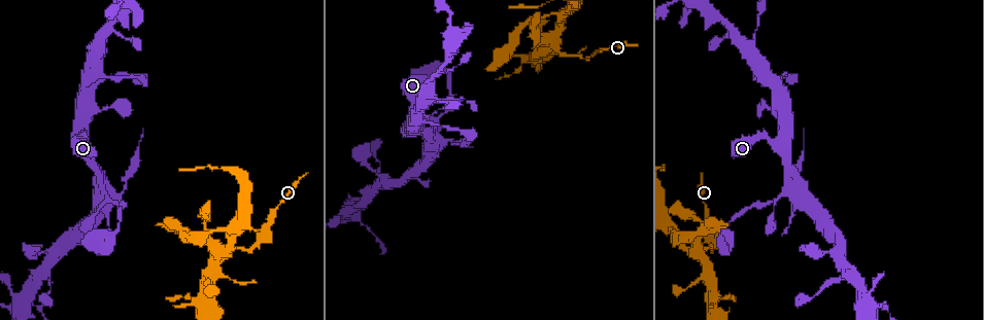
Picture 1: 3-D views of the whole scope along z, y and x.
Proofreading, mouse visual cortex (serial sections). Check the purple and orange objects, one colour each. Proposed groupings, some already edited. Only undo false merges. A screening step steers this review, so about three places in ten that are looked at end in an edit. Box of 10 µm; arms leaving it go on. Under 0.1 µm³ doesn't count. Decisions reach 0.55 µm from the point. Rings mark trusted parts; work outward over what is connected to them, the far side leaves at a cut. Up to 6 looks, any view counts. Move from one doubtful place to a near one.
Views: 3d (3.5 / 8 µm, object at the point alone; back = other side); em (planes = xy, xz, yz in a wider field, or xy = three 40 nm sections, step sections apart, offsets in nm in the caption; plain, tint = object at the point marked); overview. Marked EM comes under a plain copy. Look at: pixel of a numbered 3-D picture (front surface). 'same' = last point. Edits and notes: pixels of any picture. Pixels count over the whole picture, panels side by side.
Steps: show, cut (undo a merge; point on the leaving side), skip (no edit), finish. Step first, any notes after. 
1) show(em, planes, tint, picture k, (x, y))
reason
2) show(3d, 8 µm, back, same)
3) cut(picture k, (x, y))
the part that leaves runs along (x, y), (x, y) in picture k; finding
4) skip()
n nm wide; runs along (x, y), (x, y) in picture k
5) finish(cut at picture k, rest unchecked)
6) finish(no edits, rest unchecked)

show(3d, 3.5 µm, picture 1, (361, 221))
abrupt turn

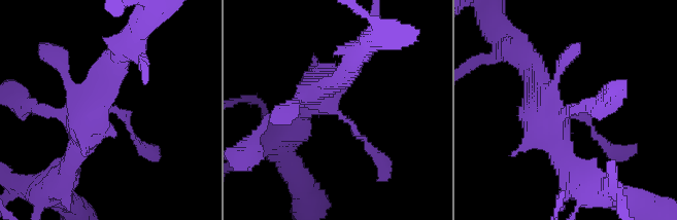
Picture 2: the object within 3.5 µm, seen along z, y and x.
show(em, xy, step 1, tint, picture 2, (339, 115))

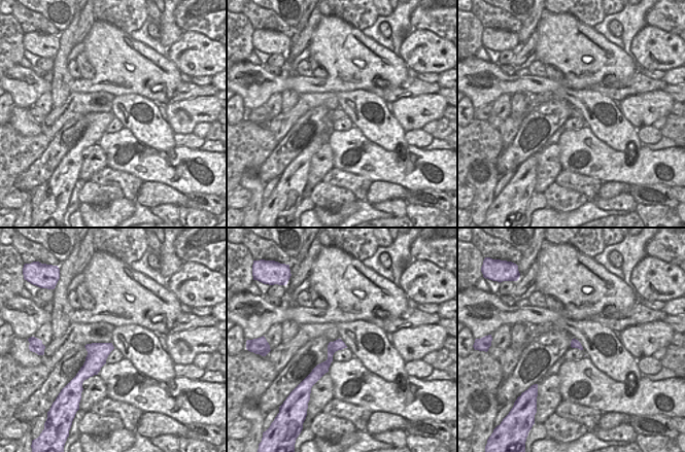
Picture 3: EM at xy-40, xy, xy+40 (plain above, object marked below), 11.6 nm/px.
skip()
runs along (339, 342), (315, 378) in picture 3; continuous, no second cell

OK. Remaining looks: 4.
show(3d, 3.5 µm, picture 1, (442, 115))
sudden change in width

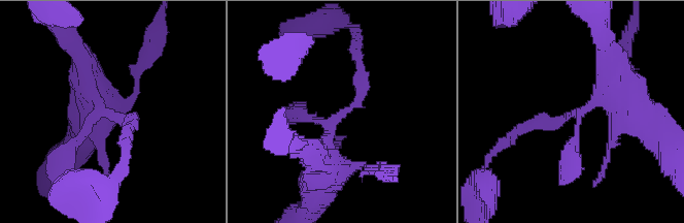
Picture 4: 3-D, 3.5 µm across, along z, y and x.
show(em, xy, step 2, tint, picture 4, (343, 114))
now the EM

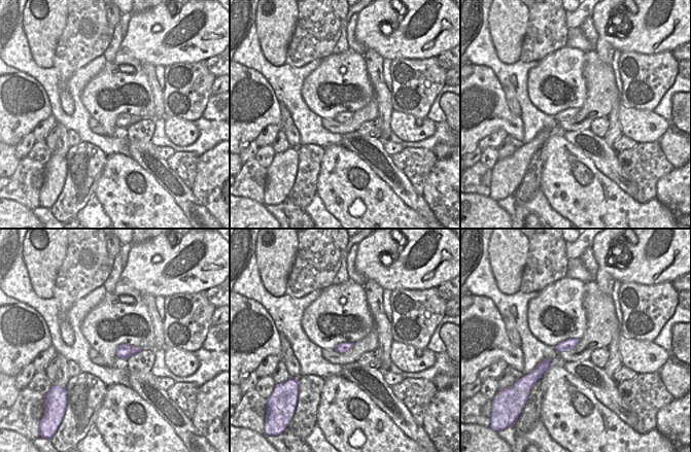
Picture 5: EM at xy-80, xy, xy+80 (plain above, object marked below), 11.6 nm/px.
skip()
runs along (602, 66), (588, 107), (514, 133) in picture 4; all the same cell

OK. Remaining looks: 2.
show(3d, 3.5 µm, picture 1, (435, 67))
thick turns thin

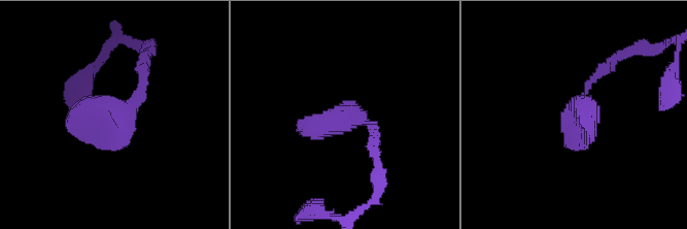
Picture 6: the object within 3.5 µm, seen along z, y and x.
show(em, xy, step 2, tint, picture 6, (348, 115))

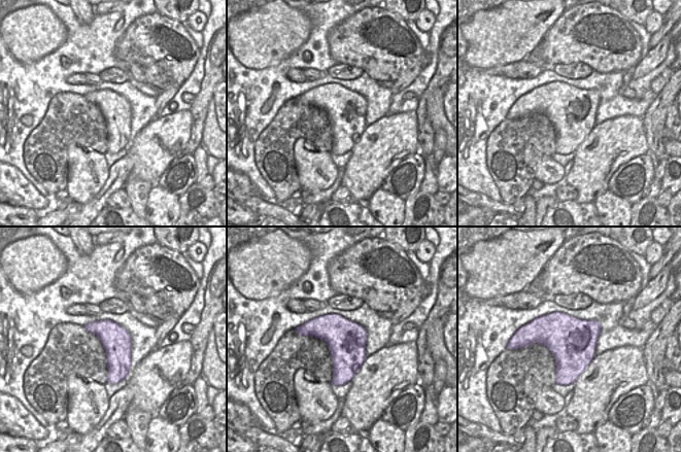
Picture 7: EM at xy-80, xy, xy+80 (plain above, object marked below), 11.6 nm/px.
skip()
runs along (144, 62), (138, 97), (87, 109), (77, 138) in picture 6; continuous, no second cell

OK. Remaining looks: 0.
finish(no edits, rest unchecked)

